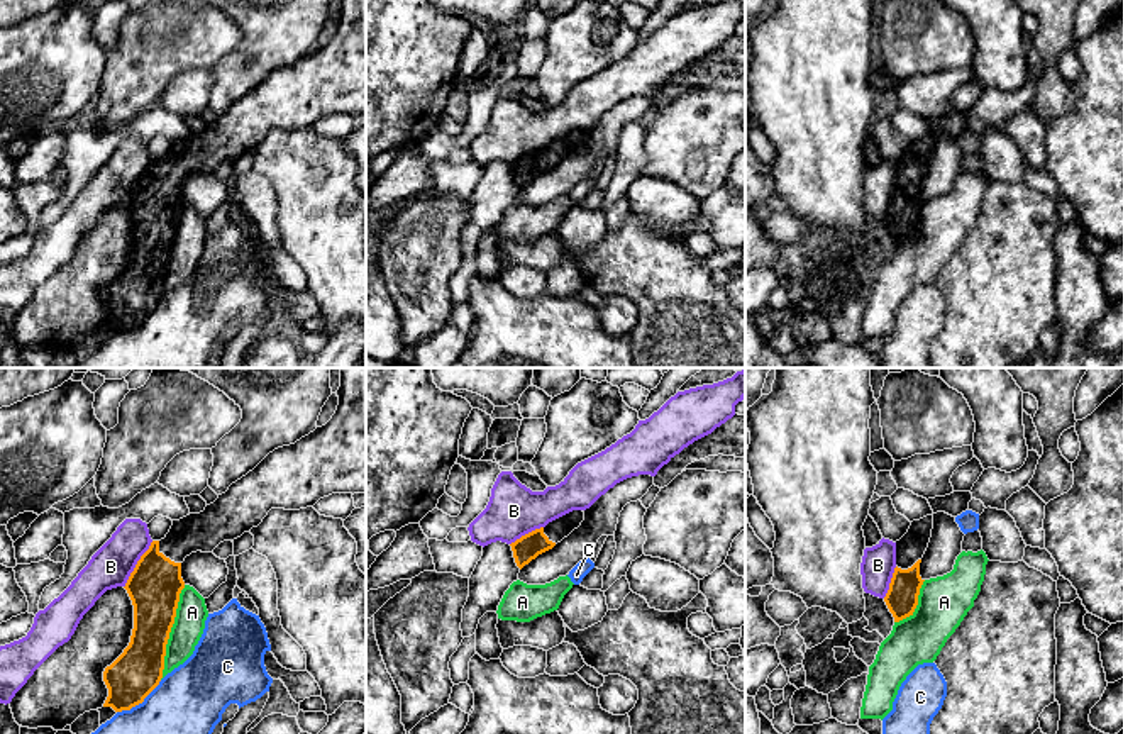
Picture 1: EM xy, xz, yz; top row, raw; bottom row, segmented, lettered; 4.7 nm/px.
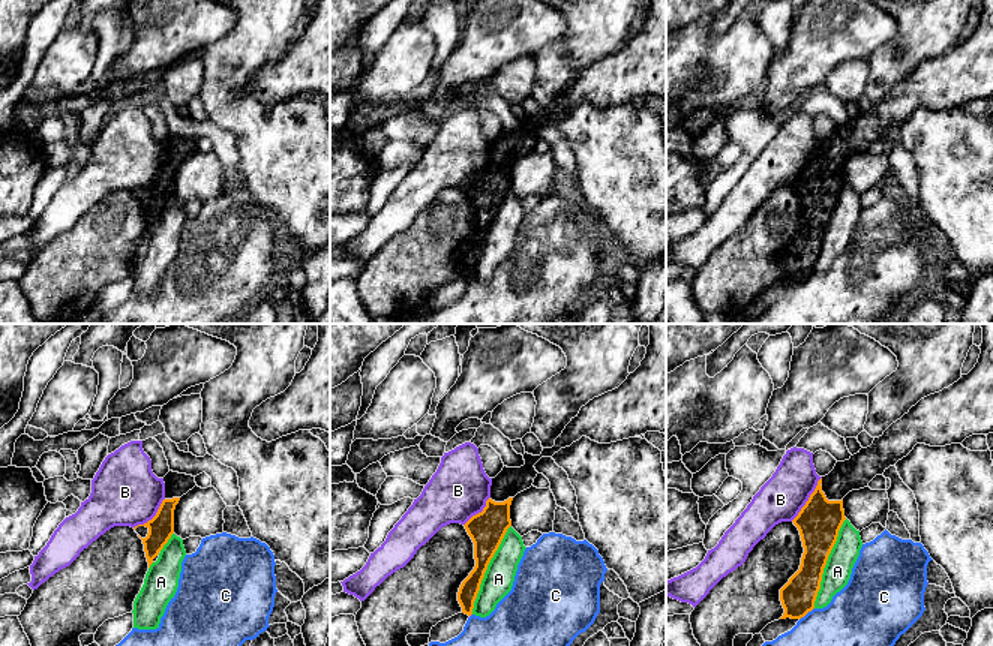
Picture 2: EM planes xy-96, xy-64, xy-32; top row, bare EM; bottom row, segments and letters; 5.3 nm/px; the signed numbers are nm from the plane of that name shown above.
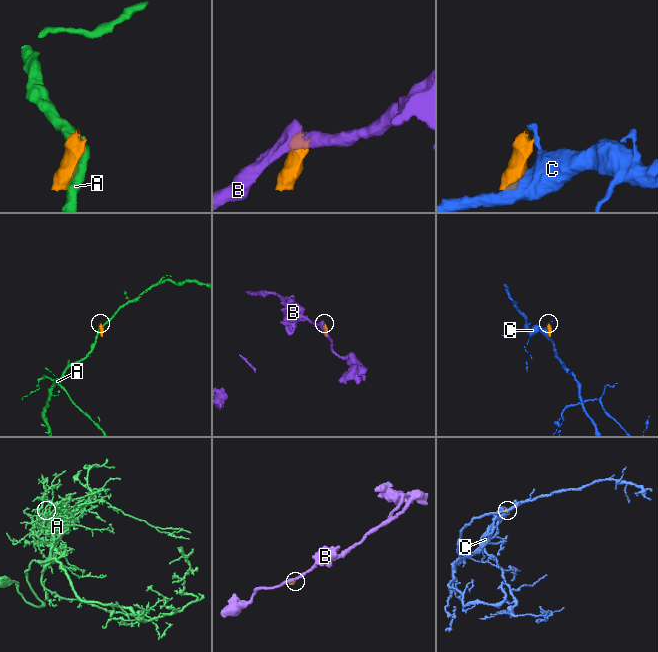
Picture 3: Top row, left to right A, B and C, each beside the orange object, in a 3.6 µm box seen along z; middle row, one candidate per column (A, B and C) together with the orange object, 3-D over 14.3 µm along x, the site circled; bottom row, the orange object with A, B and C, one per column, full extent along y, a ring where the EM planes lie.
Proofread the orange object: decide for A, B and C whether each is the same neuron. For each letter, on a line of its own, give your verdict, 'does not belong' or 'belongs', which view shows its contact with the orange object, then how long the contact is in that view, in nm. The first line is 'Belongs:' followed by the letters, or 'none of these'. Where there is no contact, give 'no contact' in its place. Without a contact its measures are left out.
Belongs: none of these
A: does not belong; contact in xy; length 460 nm
B: does not belong; contact in xy; length 260 nm
C: does not belong; contact in xy; length 260 nm

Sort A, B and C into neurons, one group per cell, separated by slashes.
A / B / C

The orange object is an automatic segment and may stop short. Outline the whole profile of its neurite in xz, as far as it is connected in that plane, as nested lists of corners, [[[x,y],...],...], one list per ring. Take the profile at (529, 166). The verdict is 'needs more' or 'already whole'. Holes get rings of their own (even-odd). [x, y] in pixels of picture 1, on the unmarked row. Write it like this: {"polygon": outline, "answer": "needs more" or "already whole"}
{"polygon": [[[573,131],[552,142],[549,142],[545,147],[535,149],[515,163],[512,163],[512,171],[517,186],[522,190],[525,185],[528,185],[532,180],[535,180],[539,175],[552,170],[557,163],[561,163],[564,158],[567,158],[574,149],[581,146],[584,141],[583,131]]], "answer": "needs more"}

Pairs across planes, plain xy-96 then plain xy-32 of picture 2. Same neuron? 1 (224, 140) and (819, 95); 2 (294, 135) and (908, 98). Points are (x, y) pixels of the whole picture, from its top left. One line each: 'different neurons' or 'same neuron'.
1: same neuron
2: different neurons

